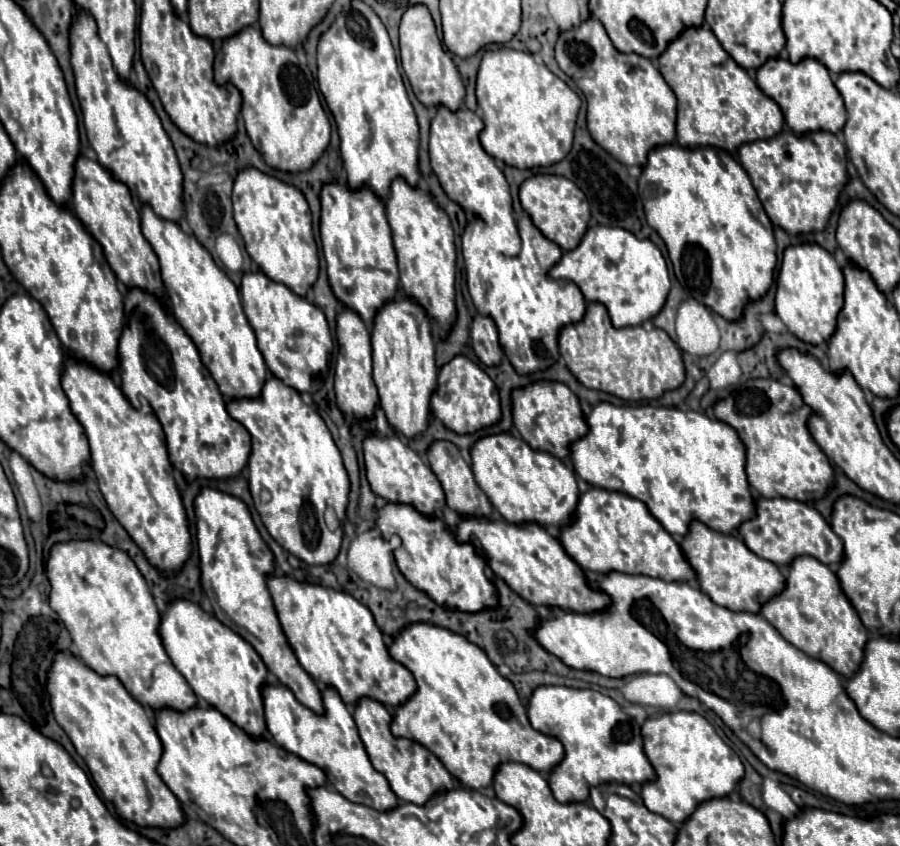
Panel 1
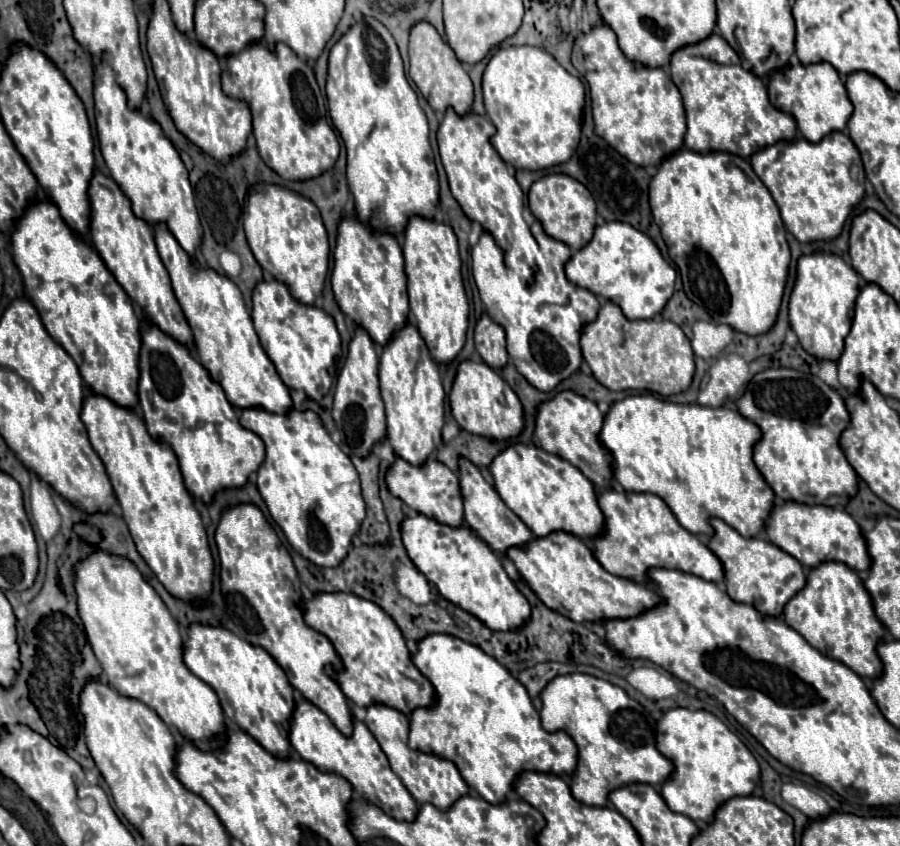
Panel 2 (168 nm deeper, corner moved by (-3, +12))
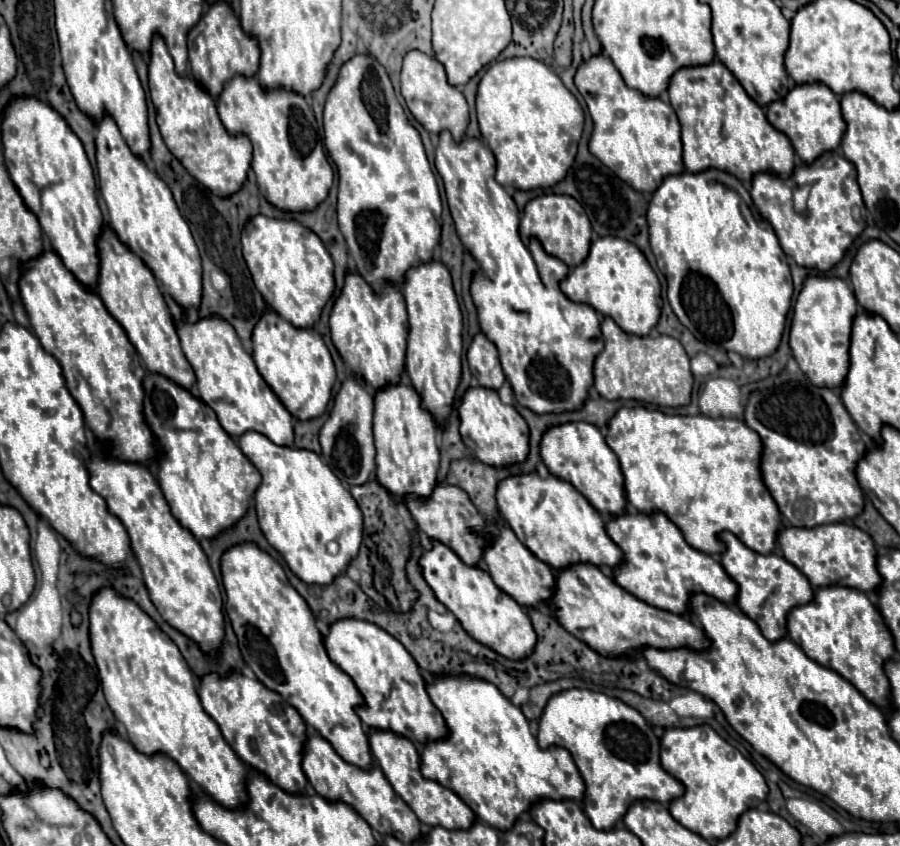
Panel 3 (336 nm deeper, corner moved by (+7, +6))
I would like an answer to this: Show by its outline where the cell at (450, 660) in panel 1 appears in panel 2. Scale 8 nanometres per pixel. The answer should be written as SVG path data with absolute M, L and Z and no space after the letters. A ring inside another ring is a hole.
M432 633L416 643L412 663L434 685L434 701L432 705L418 707L410 713L410 747L450 759L458 767L464 781L480 797L492 803L504 801L506 793L512 789L516 775L526 769L554 775L572 775L578 757L576 743L564 731L544 731L540 725L540 715L532 707L524 685L478 645L466 643L446 633Z

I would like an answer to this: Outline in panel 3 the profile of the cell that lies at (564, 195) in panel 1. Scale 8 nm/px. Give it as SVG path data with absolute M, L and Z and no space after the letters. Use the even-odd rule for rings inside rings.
M542 195L532 199L522 215L520 221L520 235L530 239L536 237L544 251L560 261L564 261L570 269L582 263L590 251L590 241L592 241L592 227L590 221L582 209L582 205L568 195Z

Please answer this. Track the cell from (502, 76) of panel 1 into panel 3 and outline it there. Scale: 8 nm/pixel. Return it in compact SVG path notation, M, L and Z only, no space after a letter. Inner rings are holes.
M514 57L492 63L478 85L476 114L481 135L496 157L500 185L528 191L552 187L566 177L578 151L584 111L542 61Z

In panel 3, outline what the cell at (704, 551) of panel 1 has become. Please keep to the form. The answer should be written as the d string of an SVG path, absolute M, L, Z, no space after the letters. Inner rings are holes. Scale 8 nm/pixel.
M722 533L722 539L726 543L726 551L722 553L722 565L726 573L738 583L738 597L736 605L740 607L742 613L750 615L762 627L762 635L770 641L778 641L788 637L788 627L786 627L786 617L788 613L798 607L810 603L814 597L814 589L806 575L798 571L792 563L788 563L782 555L760 555L746 547L736 535L732 533Z

